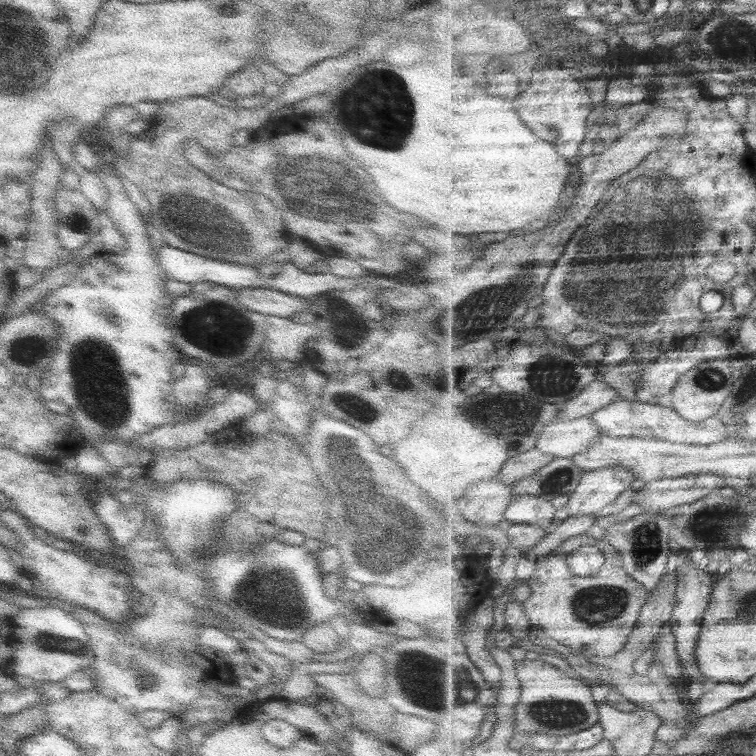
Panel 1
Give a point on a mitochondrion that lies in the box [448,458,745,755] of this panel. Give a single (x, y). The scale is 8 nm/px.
(605, 603)

